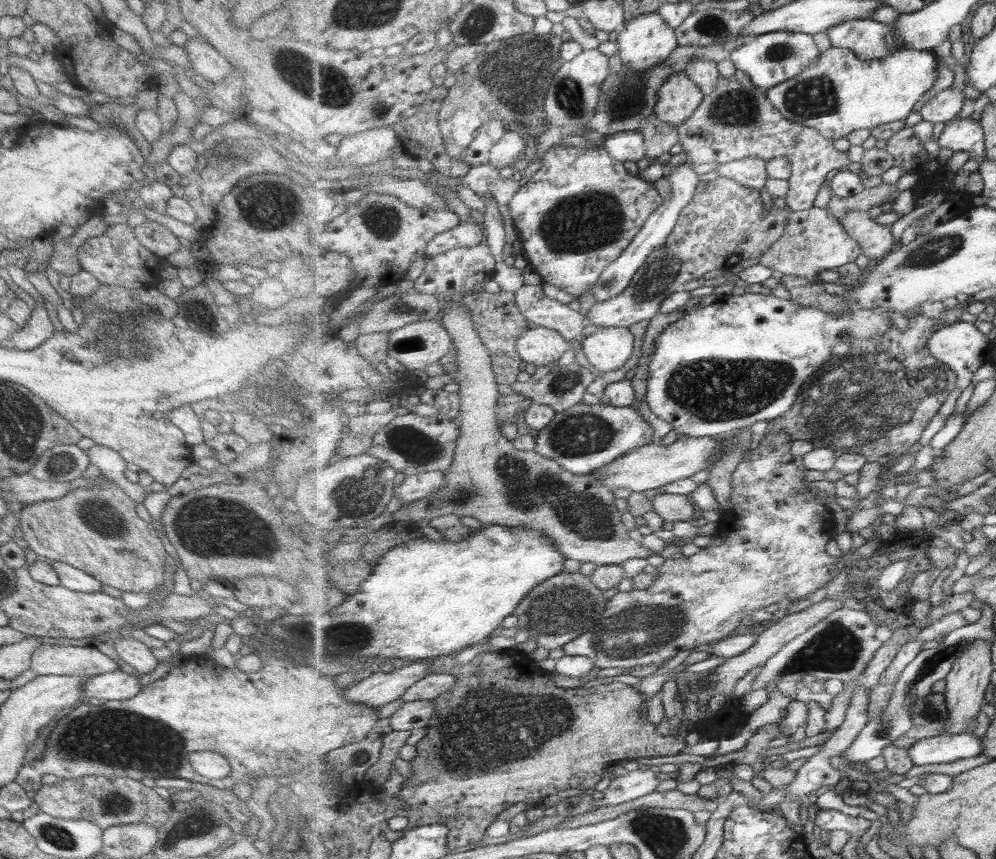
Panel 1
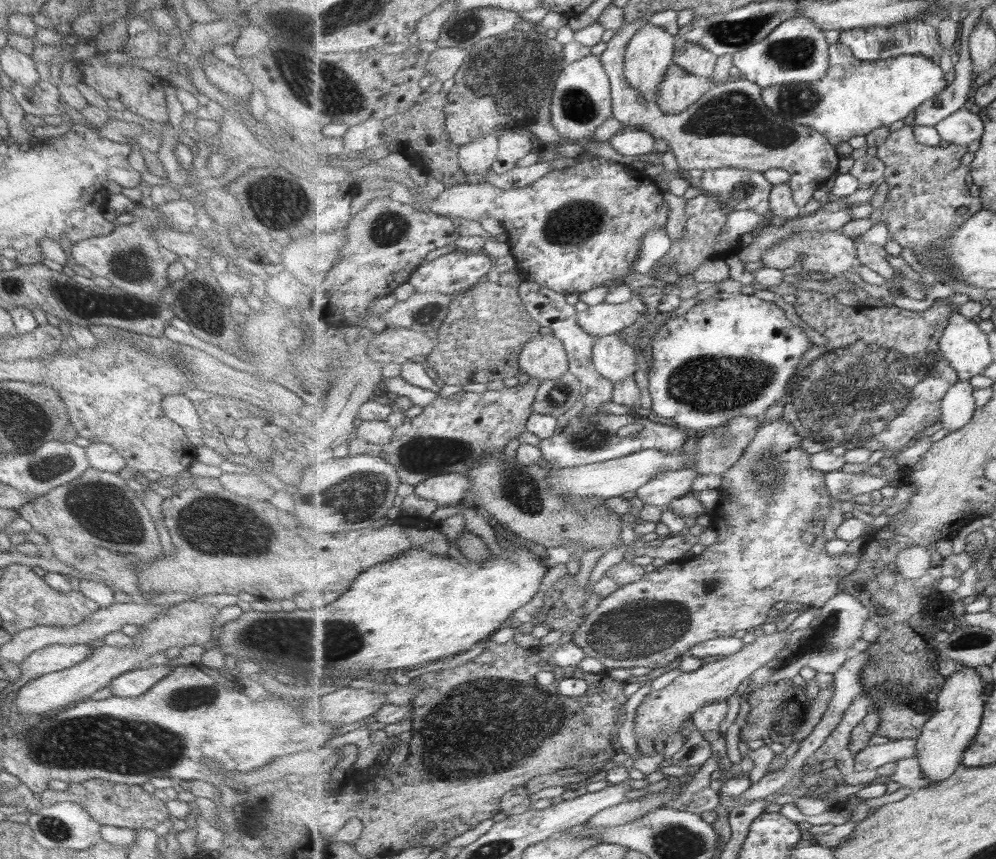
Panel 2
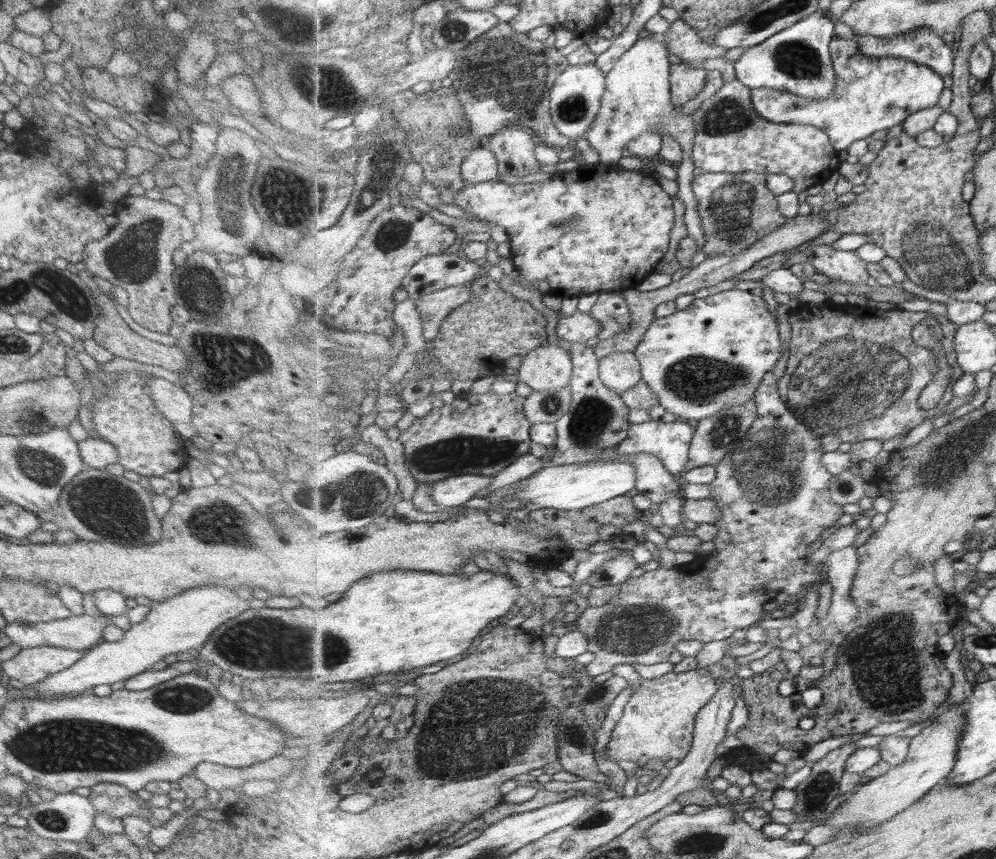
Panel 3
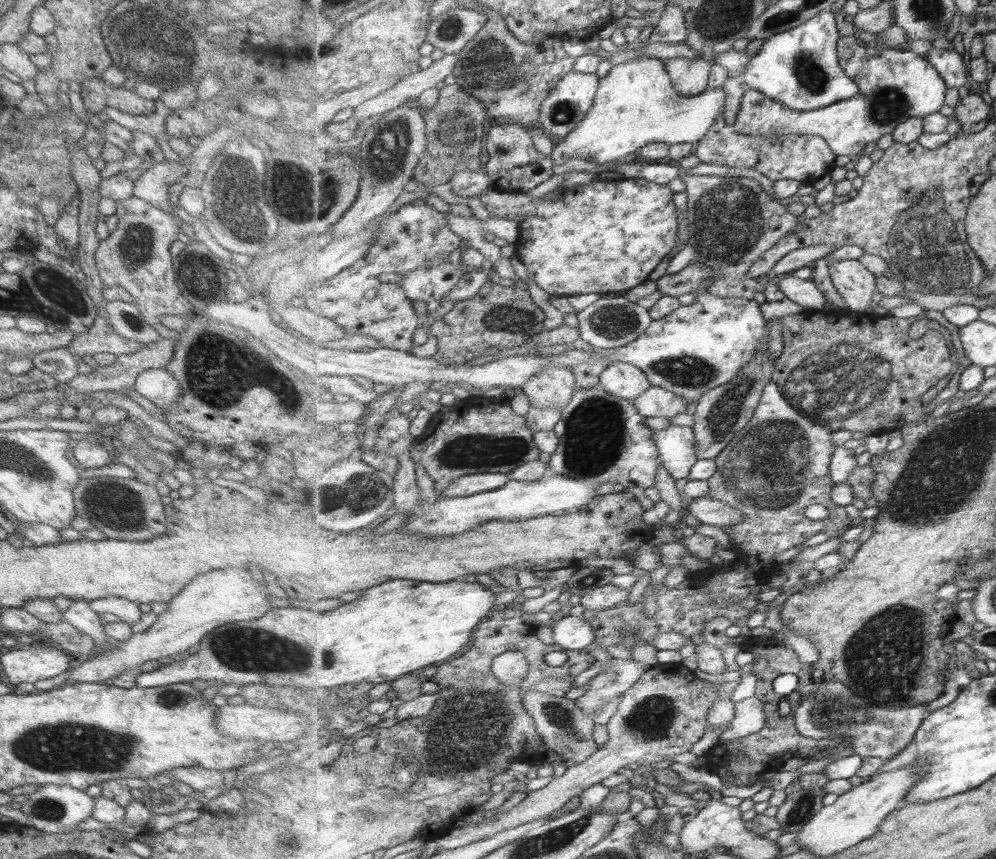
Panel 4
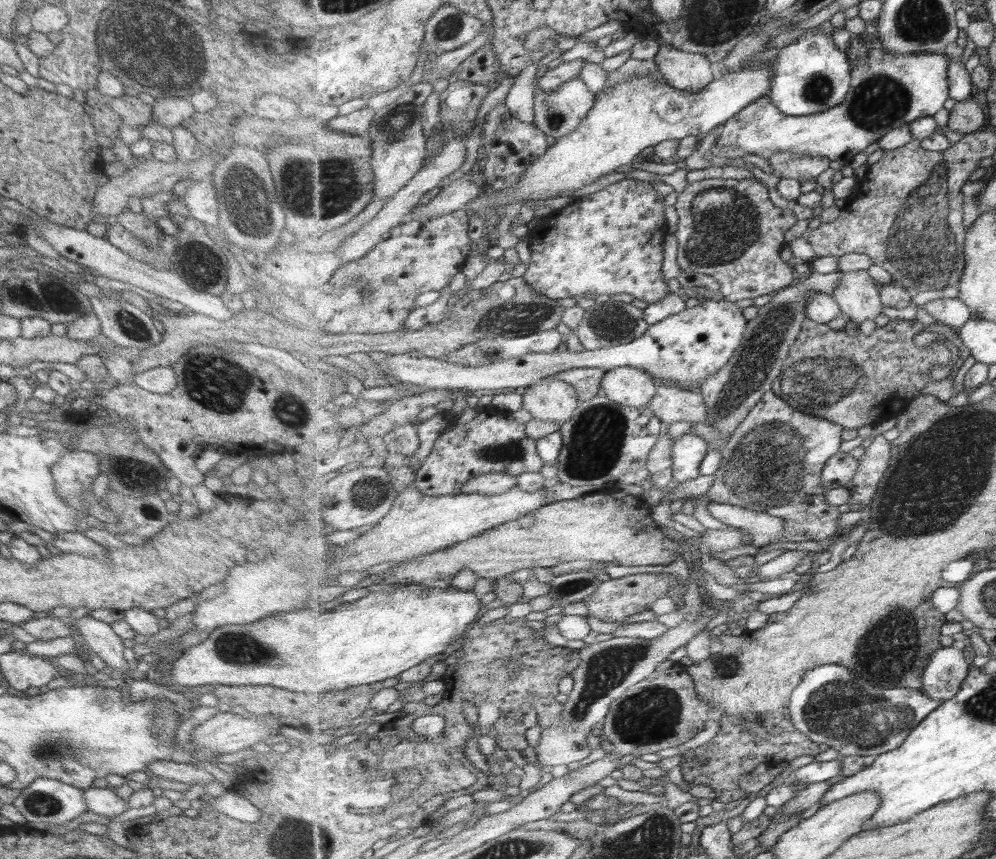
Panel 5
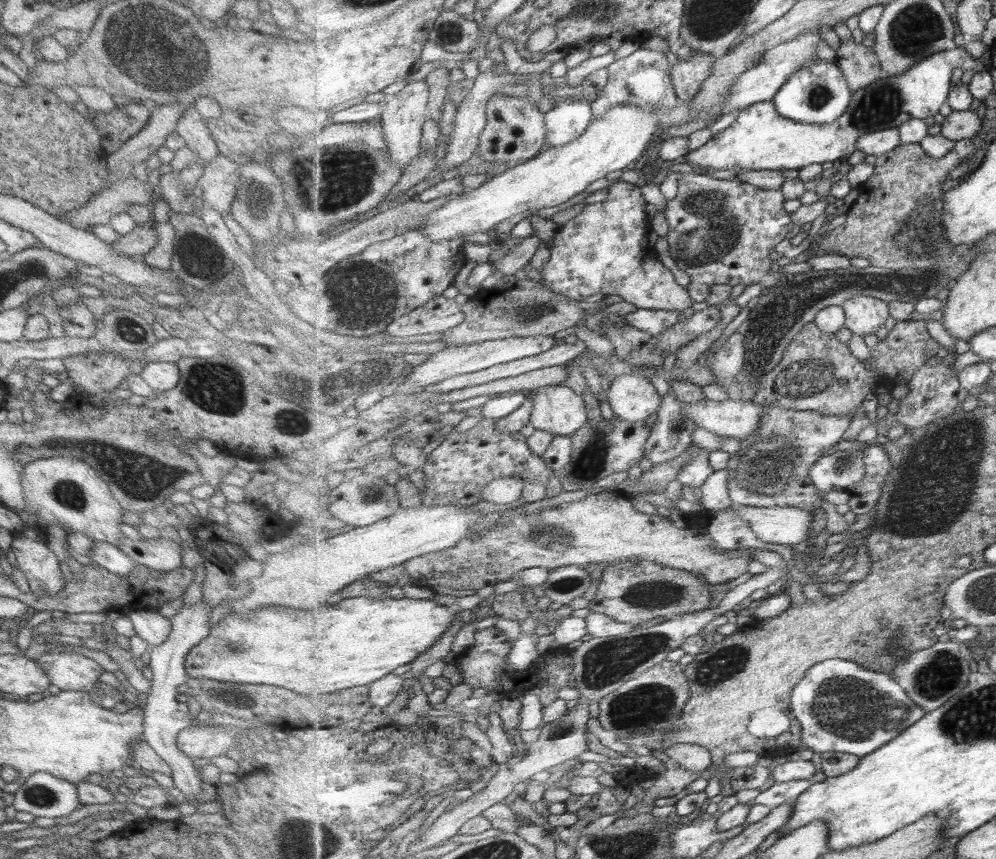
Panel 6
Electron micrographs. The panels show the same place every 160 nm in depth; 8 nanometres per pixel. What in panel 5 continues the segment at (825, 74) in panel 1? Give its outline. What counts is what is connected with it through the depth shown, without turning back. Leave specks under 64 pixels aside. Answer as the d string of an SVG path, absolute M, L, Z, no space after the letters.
M871 48L866 60L857 65L853 61L852 89L839 106L809 116L789 116L777 108L769 95L762 96L723 124L718 142L720 146L742 148L764 159L787 150L847 162L891 130L943 110L951 97L949 61L939 53L889 54L883 48Z

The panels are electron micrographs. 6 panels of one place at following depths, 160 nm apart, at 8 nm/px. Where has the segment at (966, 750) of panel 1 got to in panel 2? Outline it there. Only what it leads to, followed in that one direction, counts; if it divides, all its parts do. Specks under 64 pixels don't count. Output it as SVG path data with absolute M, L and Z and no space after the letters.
M914 739L888 741L877 746L869 746L866 750L857 753L855 770L874 771L888 763L899 763L899 760L916 756L917 741Z

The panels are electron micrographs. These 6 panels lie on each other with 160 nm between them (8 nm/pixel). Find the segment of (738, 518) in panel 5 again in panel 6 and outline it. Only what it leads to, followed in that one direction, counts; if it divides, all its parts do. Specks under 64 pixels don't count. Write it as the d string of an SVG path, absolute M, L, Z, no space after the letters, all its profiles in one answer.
M733 504L728 511L750 522L763 542L804 545L813 524L812 512L799 507L749 507Z

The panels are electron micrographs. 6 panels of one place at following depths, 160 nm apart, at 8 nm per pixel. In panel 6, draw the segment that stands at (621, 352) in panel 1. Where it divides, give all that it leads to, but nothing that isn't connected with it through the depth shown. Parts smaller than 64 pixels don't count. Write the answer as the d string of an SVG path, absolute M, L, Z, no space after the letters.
M636 374L618 376L606 391L611 410L629 423L647 420L658 413L663 398L649 379Z

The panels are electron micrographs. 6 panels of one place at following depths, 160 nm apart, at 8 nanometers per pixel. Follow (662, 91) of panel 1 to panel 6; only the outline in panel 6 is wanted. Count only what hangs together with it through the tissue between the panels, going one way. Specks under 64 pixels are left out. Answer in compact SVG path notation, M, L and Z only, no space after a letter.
M698 52L685 61L679 58L678 62L671 66L672 81L678 97L689 101L695 98L704 82L713 75L713 66L717 60L714 54L703 52Z

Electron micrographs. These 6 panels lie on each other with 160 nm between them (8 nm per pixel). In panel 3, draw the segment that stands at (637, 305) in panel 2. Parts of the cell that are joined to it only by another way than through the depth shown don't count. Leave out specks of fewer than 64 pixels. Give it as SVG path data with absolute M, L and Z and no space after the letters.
M576 311L568 318L561 318L556 326L556 335L568 343L586 343L598 338L603 325L593 315Z

